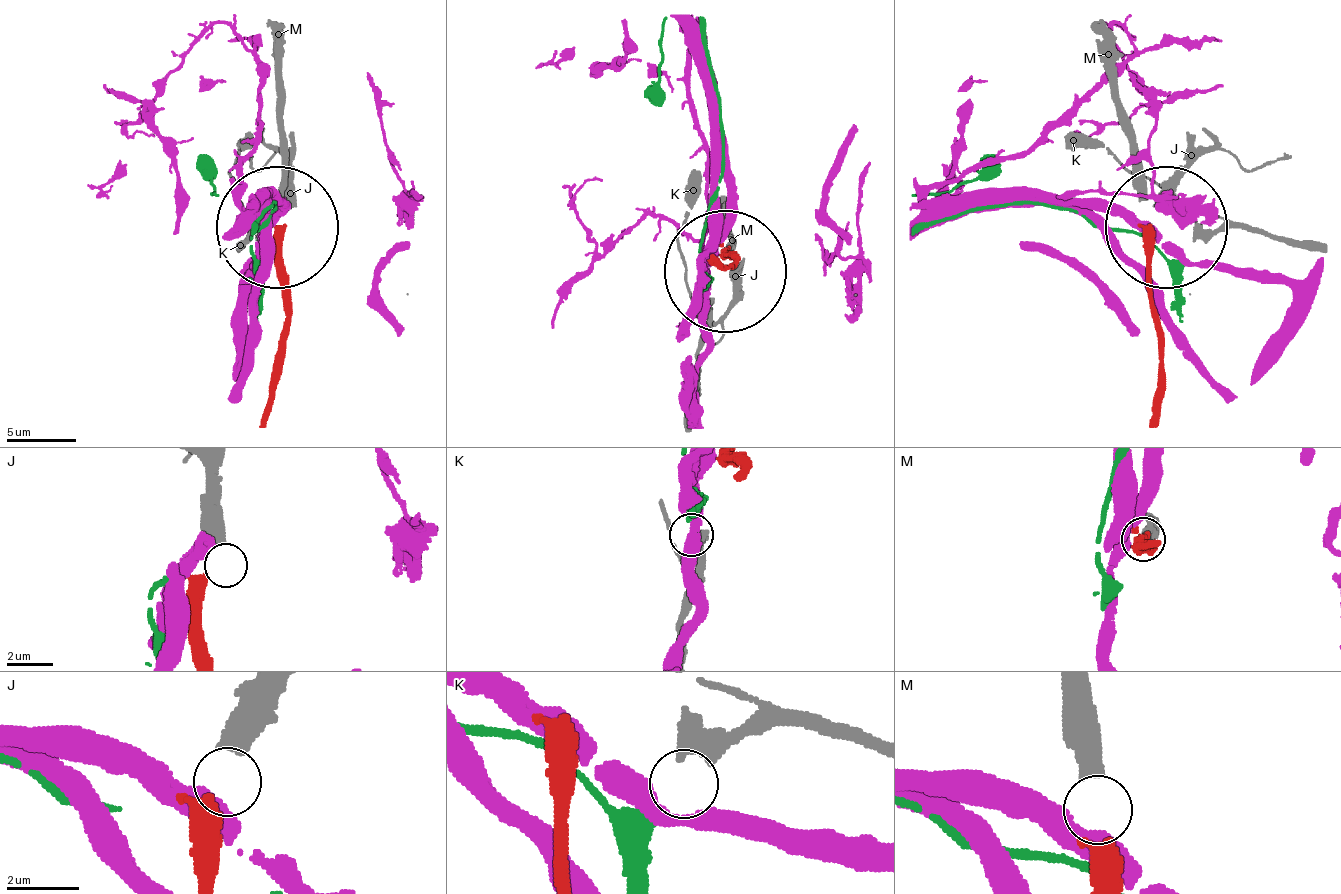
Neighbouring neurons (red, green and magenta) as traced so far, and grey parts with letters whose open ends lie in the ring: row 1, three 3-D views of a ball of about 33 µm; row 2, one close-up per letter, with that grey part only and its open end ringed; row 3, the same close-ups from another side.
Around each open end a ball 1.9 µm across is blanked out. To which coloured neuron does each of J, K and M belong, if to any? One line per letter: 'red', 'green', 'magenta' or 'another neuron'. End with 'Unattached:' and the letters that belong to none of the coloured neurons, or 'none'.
J: another neuron
K: green
M: red
Unattached: J

